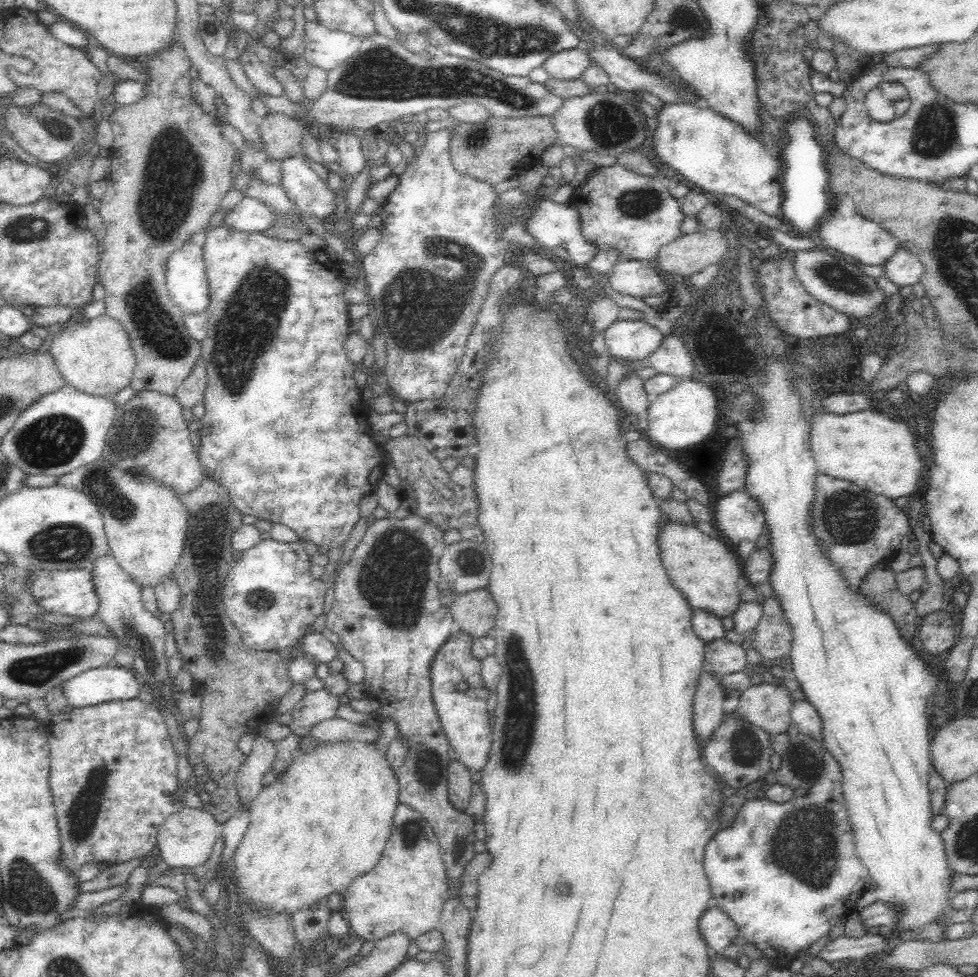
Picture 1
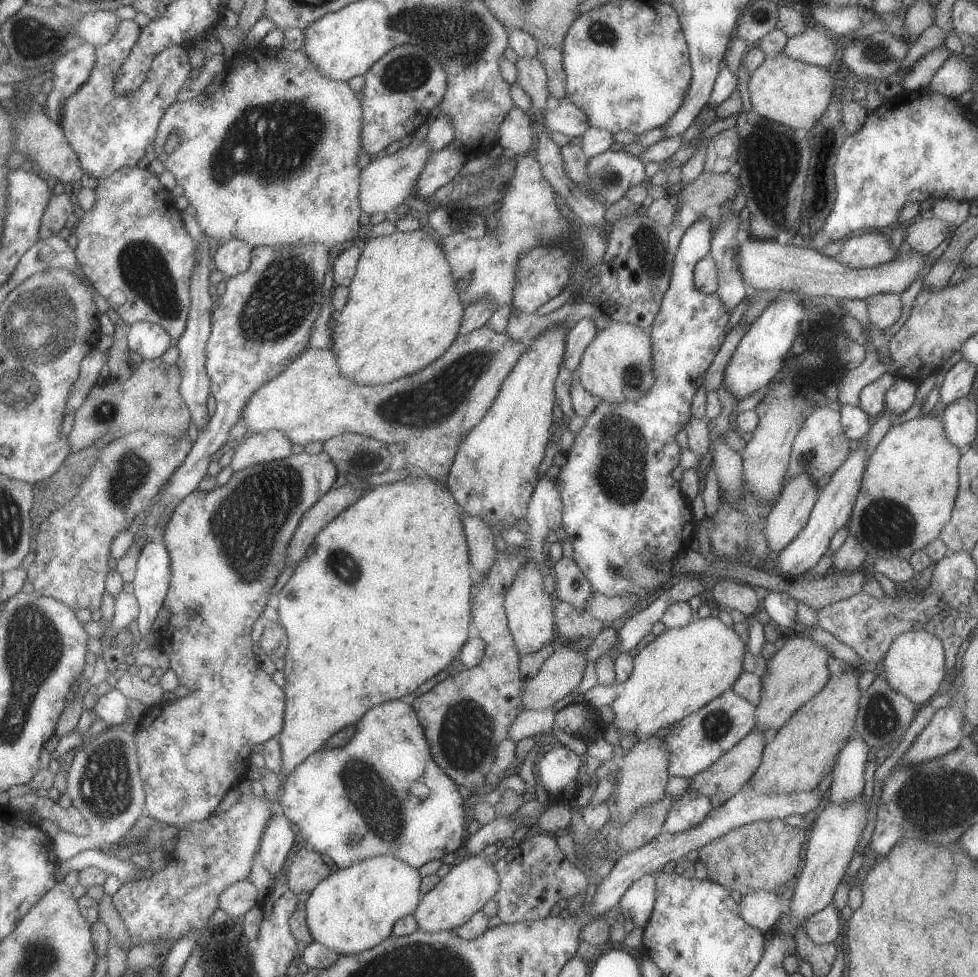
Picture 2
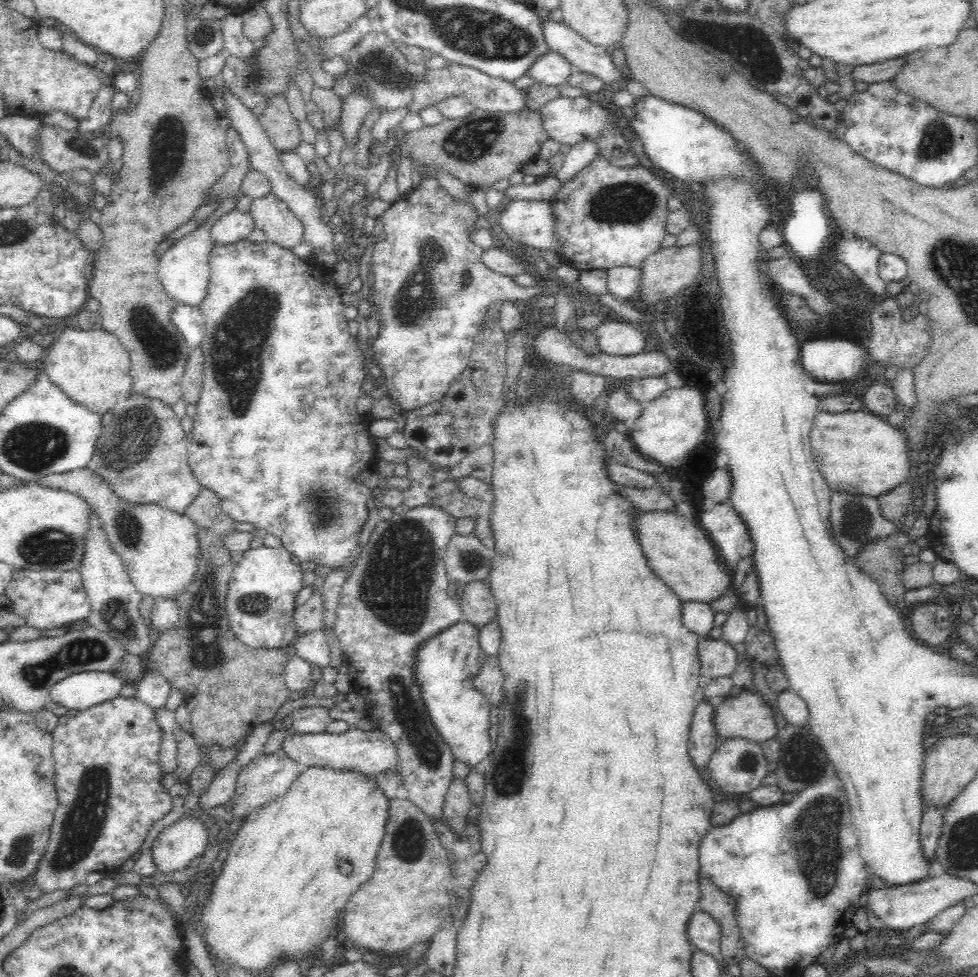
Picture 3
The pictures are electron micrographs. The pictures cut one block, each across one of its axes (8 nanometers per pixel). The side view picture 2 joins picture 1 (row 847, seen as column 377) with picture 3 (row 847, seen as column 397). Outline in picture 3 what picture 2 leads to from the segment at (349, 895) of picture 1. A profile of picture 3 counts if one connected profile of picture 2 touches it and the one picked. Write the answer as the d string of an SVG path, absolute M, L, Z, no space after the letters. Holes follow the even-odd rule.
M391 799L386 834L378 851L376 868L372 876L353 892L354 896L346 902L346 908L342 910L341 928L344 929L348 940L360 944L362 950L399 955L407 953L412 944L431 939L442 920L451 914L453 871L450 864L439 834L426 813L408 799Z

